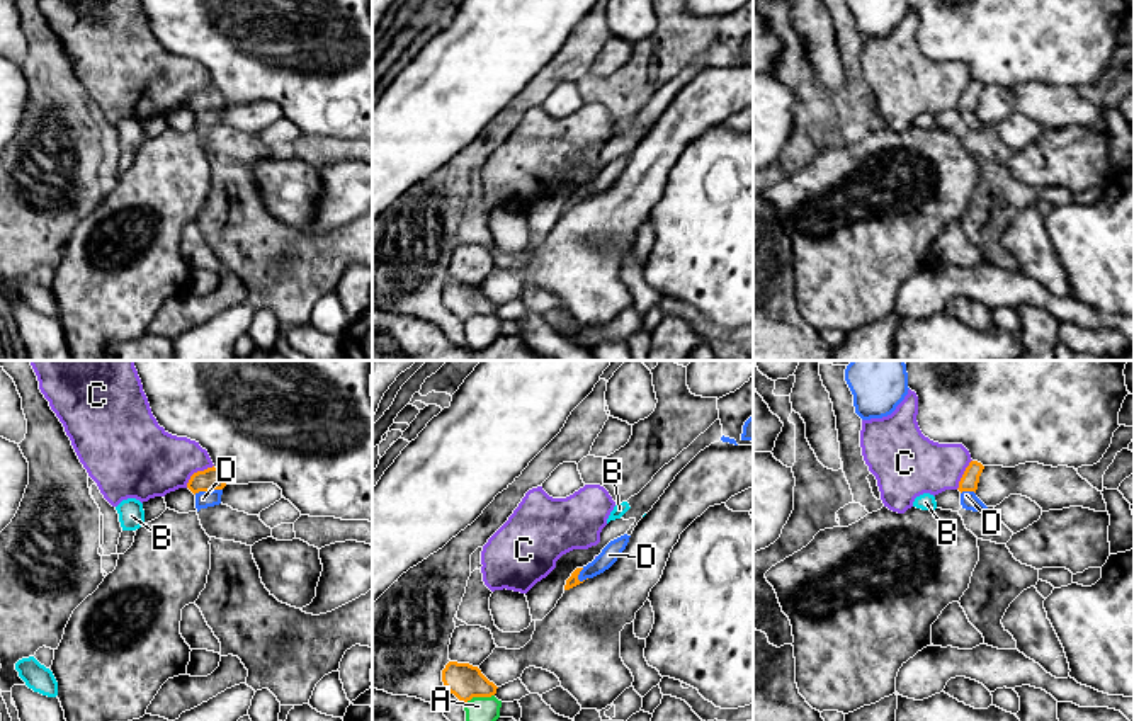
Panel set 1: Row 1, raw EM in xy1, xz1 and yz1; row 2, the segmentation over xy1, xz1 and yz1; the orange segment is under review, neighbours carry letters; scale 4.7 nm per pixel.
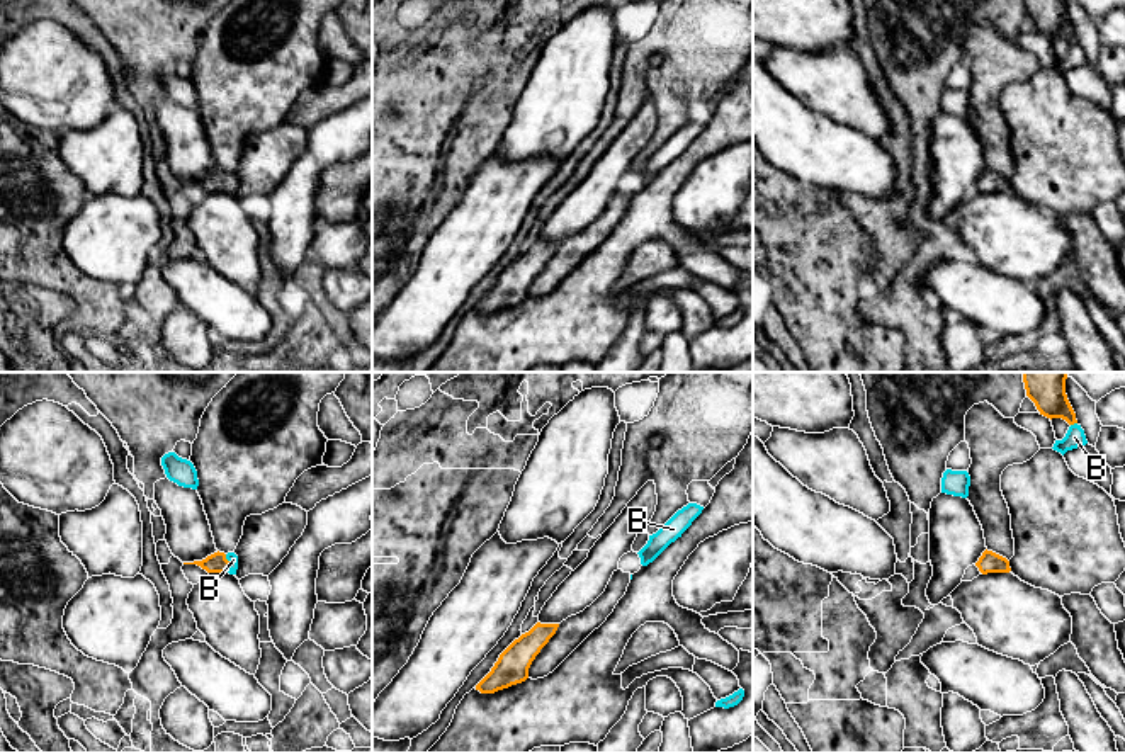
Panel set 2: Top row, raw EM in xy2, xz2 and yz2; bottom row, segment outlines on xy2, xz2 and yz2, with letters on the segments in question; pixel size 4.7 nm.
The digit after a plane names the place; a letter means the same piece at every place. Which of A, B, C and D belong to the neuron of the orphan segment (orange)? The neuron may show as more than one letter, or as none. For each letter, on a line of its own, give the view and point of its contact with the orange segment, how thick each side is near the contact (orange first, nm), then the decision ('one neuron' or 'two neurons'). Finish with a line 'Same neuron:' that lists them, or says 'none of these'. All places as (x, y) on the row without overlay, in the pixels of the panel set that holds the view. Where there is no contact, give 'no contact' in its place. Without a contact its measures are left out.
A: meets orange in xz1 at (478, 315); 160 nm thick on the orange side, 150 nm on the other; two neurons
B: meets orange in xy2 at (228, 182); 100 nm thick on the orange side, 50 nm on the other; one neuron
C: meets orange in xy1 at (198, 90); 110 nm thick on the orange side, 340 nm on the other; two neurons
D: meets orange in xy1 at (208, 109); 110 nm thick on the orange side, 80 nm on the other; two neurons
Same neuron: B

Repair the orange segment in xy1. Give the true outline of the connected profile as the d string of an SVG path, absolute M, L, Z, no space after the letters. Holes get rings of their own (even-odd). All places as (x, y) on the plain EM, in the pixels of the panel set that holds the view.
M207 87L190 95L187 107L196 114L199 111L223 109L226 105L224 97L218 87Z

